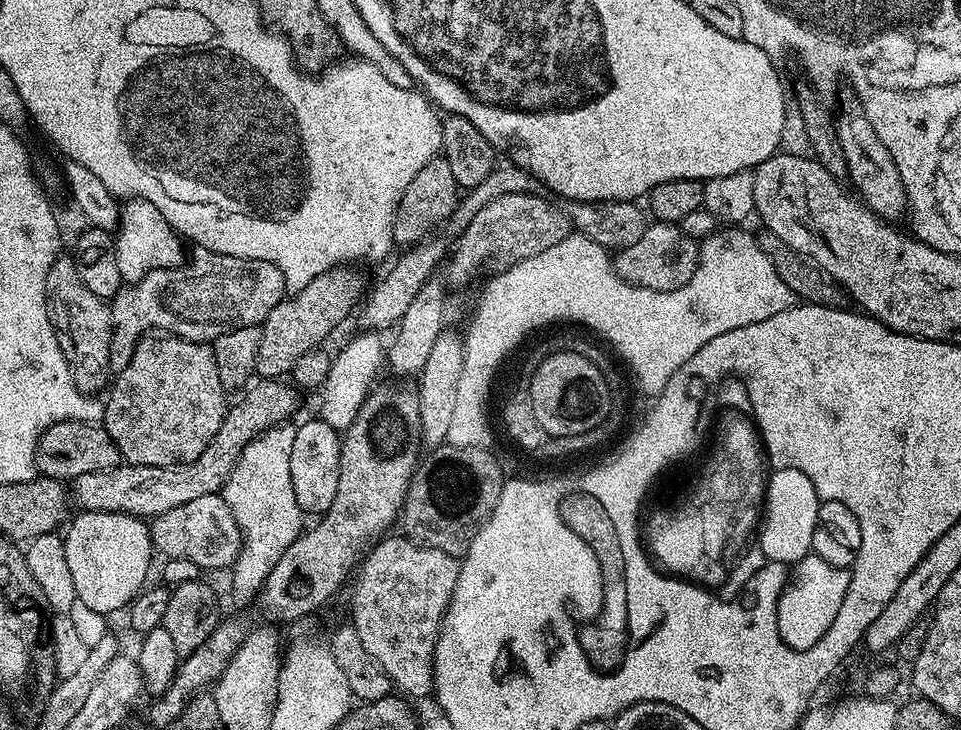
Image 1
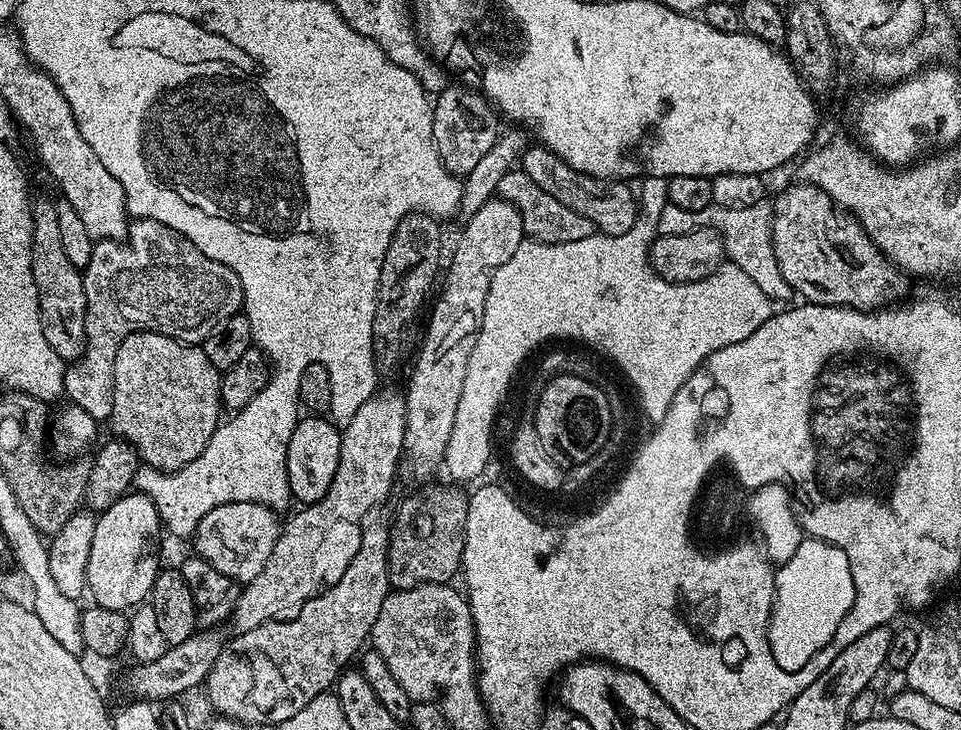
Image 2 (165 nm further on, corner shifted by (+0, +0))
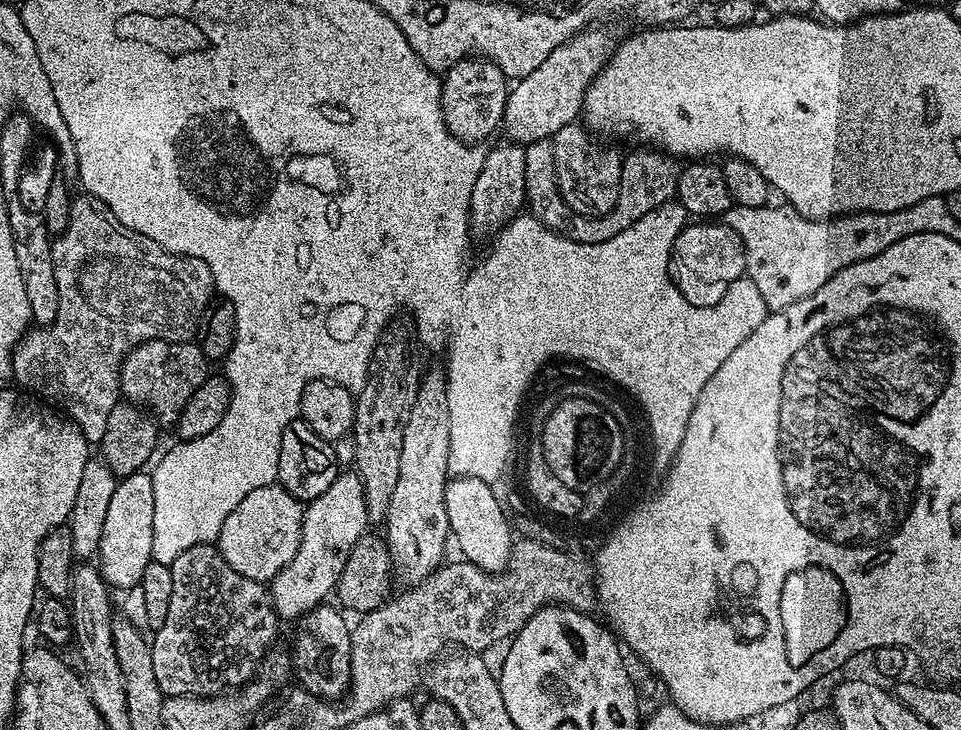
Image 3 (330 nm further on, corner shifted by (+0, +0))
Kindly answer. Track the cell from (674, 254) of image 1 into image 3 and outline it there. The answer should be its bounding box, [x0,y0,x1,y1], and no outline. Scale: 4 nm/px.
[668,222,746,308]

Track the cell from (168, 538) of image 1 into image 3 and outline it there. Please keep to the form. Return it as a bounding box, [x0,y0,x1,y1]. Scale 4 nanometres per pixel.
[218,483,305,585]

